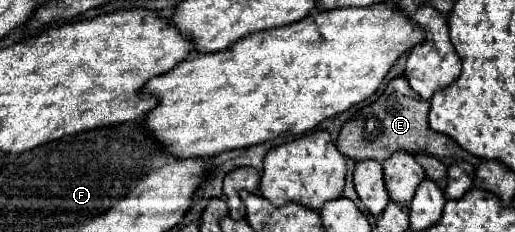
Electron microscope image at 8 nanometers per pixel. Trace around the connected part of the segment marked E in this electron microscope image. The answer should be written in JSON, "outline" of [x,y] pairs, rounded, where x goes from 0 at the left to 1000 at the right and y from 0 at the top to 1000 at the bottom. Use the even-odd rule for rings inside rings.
{"outline":[[[784,323],[765,332],[753,349],[746,401],[726,444],[718,444],[687,513],[668,530],[656,582],[652,634],[660,642],[660,659],[668,659],[668,677],[680,677],[687,694],[730,685],[734,703],[742,703],[765,651],[792,651],[792,659],[847,668],[854,694],[862,694],[862,711],[882,711],[885,694],[913,694],[920,720],[928,720],[932,703],[928,677],[897,642],[878,591],[835,556],[831,470],[835,470],[835,444],[816,409],[808,409],[804,384],[796,384]]]}

